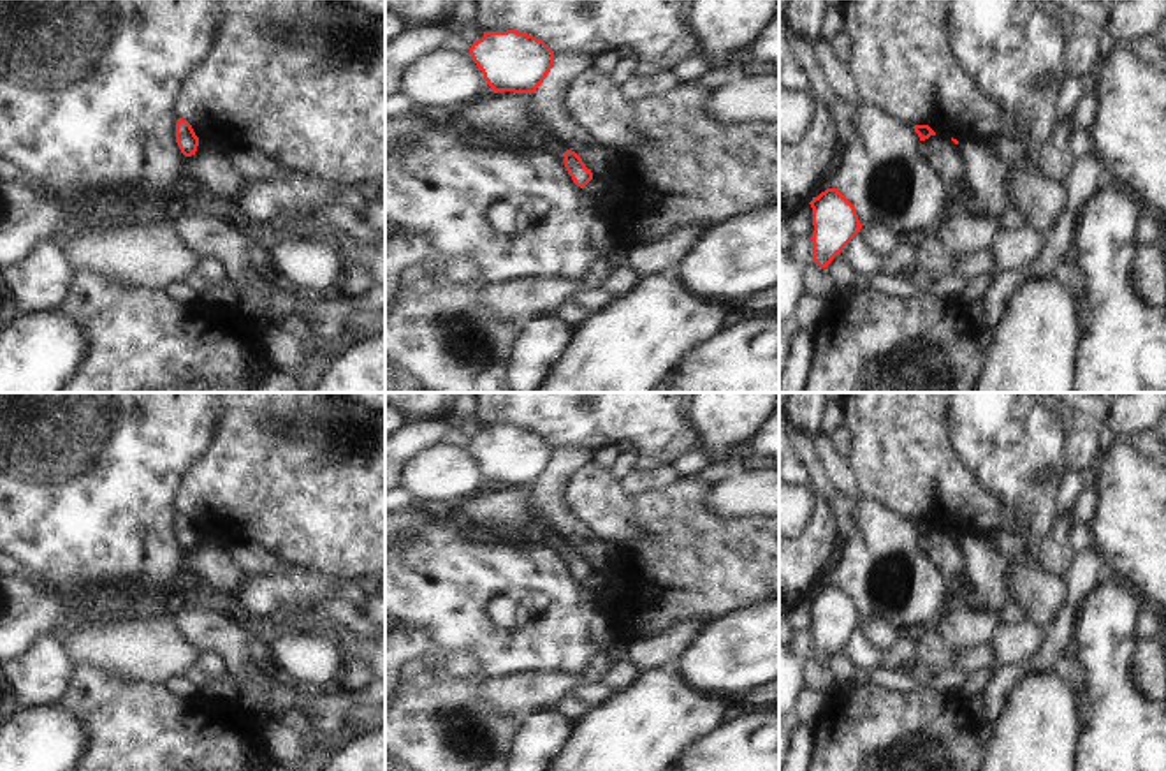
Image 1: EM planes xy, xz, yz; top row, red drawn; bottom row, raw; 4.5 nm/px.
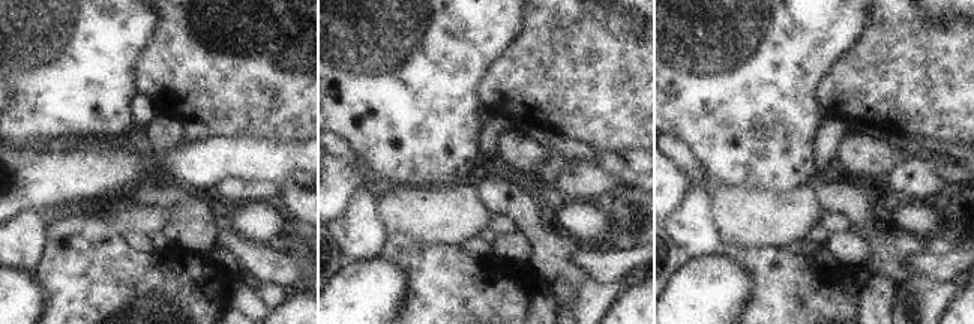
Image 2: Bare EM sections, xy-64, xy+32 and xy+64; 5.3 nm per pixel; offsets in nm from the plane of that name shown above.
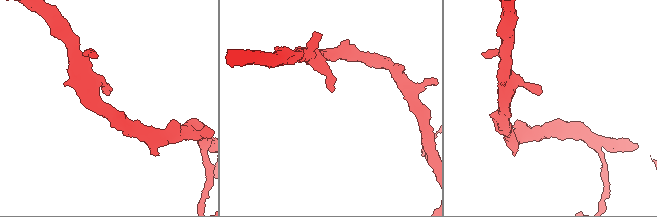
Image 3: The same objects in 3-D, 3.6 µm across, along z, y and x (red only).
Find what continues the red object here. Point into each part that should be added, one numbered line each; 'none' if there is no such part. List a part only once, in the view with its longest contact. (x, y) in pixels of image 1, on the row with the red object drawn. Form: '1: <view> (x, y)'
none.

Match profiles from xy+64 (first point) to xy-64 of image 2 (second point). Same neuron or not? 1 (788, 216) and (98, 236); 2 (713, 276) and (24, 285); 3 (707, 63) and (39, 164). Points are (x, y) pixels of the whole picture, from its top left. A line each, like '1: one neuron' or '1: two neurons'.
1: two neurons
2: one neuron
3: two neurons

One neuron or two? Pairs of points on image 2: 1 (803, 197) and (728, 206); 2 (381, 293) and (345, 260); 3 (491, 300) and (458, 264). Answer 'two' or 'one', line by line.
1: one
2: two
3: one

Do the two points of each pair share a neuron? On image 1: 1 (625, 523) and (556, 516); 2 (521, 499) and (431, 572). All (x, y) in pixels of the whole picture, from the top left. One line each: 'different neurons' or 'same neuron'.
1: different neurons
2: different neurons

